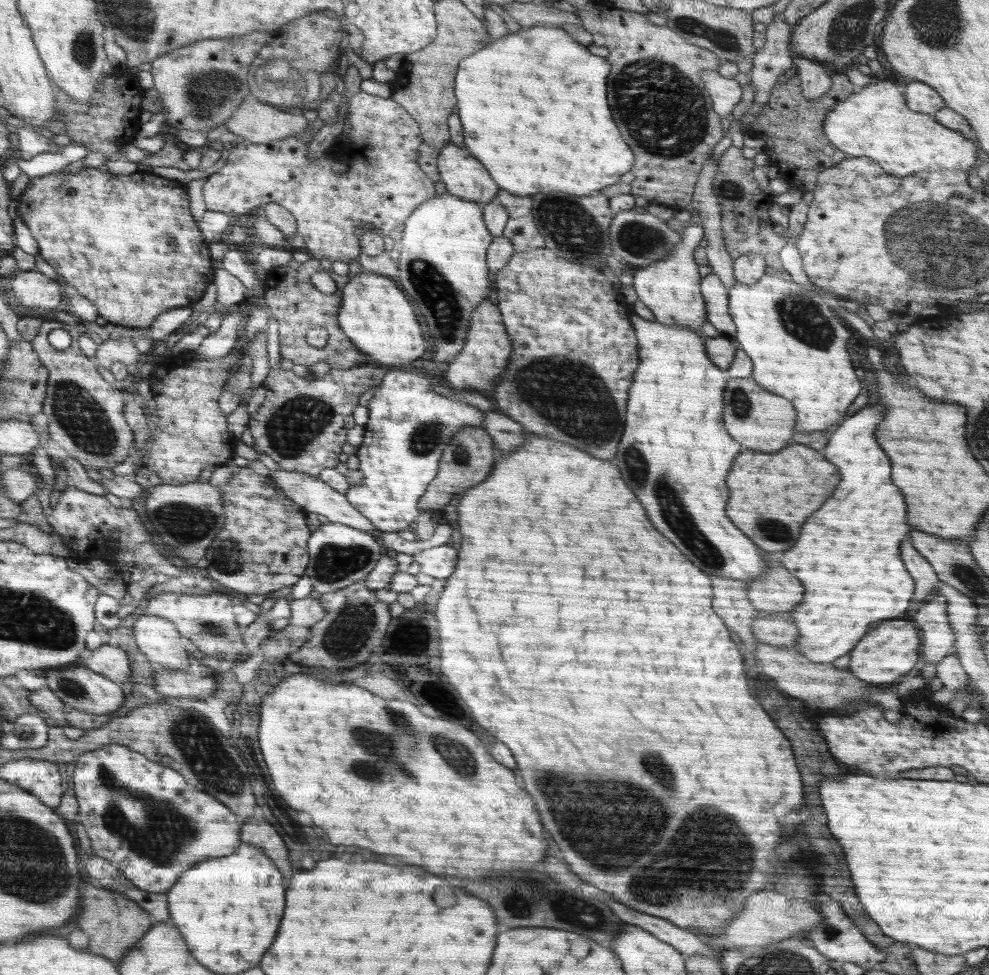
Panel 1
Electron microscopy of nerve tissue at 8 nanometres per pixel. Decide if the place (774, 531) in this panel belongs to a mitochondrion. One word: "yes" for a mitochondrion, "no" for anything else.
yes

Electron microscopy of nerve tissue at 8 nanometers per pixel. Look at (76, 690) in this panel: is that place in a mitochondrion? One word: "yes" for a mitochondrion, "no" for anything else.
yes

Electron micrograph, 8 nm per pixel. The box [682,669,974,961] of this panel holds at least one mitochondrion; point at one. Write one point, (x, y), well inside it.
(829, 934)

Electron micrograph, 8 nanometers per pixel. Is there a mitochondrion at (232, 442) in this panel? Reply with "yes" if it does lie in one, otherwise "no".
no

